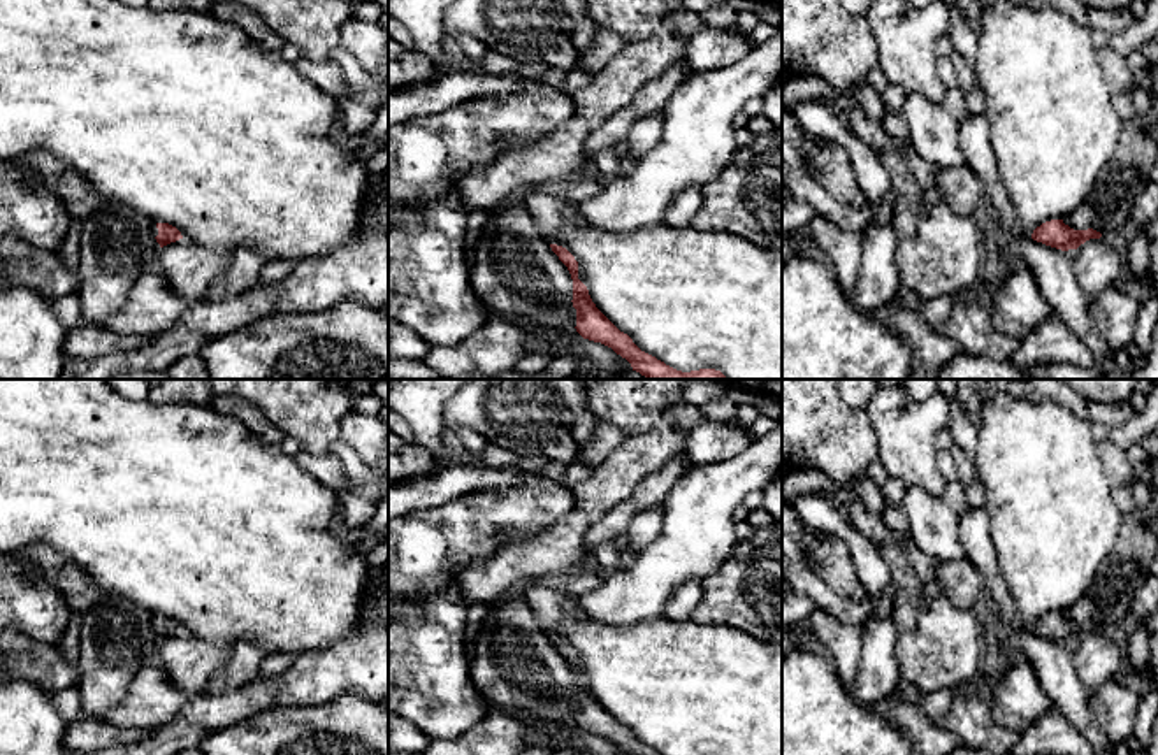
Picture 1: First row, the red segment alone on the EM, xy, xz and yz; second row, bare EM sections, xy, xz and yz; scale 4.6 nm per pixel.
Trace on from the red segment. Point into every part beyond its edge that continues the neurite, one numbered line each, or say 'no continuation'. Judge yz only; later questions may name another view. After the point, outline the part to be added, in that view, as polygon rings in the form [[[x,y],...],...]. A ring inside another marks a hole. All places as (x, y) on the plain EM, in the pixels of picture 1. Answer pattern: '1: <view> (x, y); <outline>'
1: yz (974, 527); [[[966,507],[966,511],[958,516],[958,537],[965,548],[966,558],[984,578],[1002,629],[1031,630],[1033,623],[1023,622],[1017,615],[1012,595],[998,569],[996,550],[991,539],[991,520],[986,507]]]

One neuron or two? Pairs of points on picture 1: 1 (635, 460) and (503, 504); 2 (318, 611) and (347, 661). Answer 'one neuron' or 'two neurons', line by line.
1: two neurons
2: two neurons

